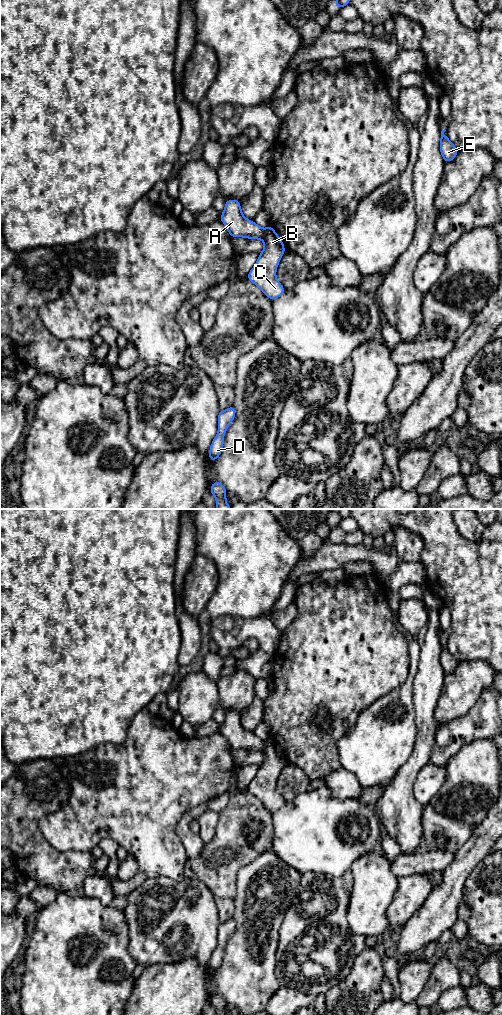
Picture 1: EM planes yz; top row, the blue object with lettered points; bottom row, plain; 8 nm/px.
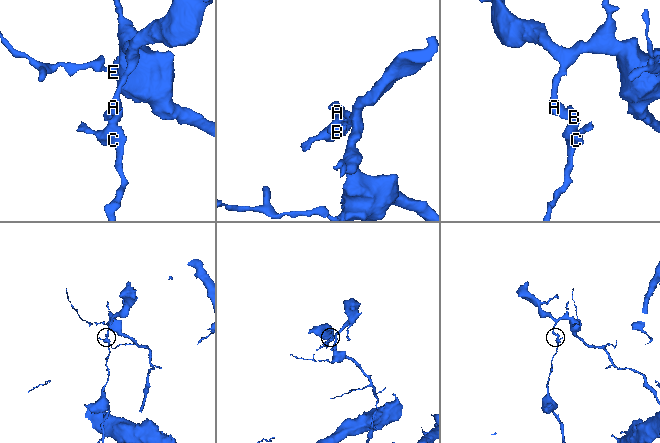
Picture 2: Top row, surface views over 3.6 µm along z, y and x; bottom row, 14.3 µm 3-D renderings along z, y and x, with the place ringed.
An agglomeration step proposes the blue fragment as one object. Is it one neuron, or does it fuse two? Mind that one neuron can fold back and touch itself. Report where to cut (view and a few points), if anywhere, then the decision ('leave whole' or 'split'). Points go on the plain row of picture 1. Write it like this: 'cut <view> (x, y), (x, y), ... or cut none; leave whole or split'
cut yz (264, 741), (263, 752); split

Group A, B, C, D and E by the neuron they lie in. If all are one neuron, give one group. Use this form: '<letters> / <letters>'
A E / B C D

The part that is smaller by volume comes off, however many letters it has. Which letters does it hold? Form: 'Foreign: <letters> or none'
Foreign: A, E

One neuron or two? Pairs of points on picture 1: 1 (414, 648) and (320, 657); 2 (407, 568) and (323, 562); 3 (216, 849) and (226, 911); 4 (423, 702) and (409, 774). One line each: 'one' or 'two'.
1: two
2: two
3: two
4: one

